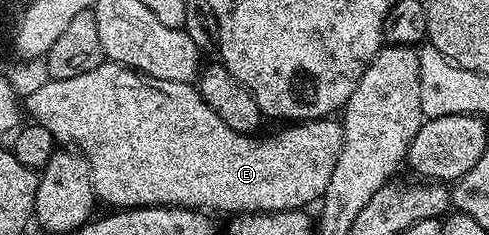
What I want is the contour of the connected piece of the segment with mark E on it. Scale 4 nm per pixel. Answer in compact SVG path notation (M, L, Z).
M105 61L98 65L98 69L90 69L90 73L81 73L79 77L66 77L65 79L49 79L48 83L42 85L40 89L35 90L34 93L23 96L22 107L26 112L27 118L33 124L48 129L53 135L55 142L60 145L71 145L79 154L83 155L84 160L88 162L88 167L92 171L92 189L96 193L96 198L102 204L109 203L109 208L112 209L127 209L129 207L191 207L193 209L203 209L205 212L213 213L212 211L232 211L231 213L263 213L266 211L295 211L297 209L307 208L307 203L312 203L321 198L324 190L330 182L330 177L334 174L334 165L338 164L339 151L343 145L343 129L341 124L335 118L329 117L326 119L310 119L301 122L299 125L288 125L285 131L280 131L277 135L272 135L269 139L256 139L260 137L253 137L252 135L243 135L234 129L230 129L230 125L226 125L226 121L222 121L222 117L218 117L218 113L214 113L214 109L210 109L210 105L206 105L206 101L201 99L200 92L193 84L179 83L178 81L162 81L161 79L150 79L146 75L141 75L139 71L132 71L128 67L124 67L120 63L113 63Z

